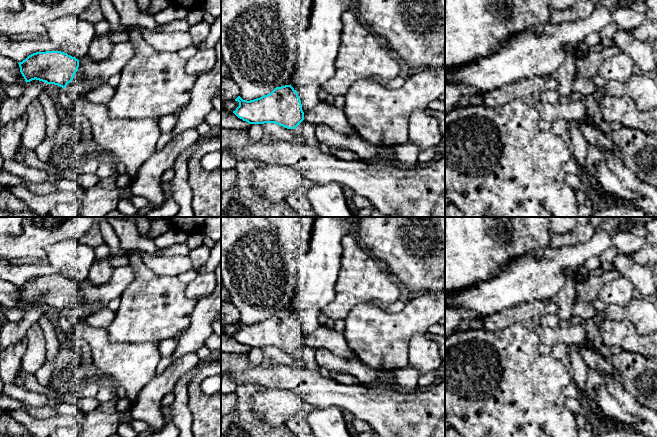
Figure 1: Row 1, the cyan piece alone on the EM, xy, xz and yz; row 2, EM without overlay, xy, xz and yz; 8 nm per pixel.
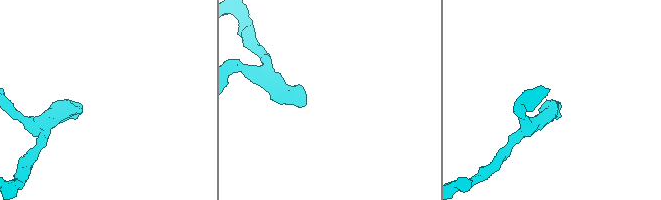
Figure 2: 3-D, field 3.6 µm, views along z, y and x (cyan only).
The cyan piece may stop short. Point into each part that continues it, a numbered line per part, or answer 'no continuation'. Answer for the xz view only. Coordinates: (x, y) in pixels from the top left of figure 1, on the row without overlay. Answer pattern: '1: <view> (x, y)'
1: xz (329, 339)

